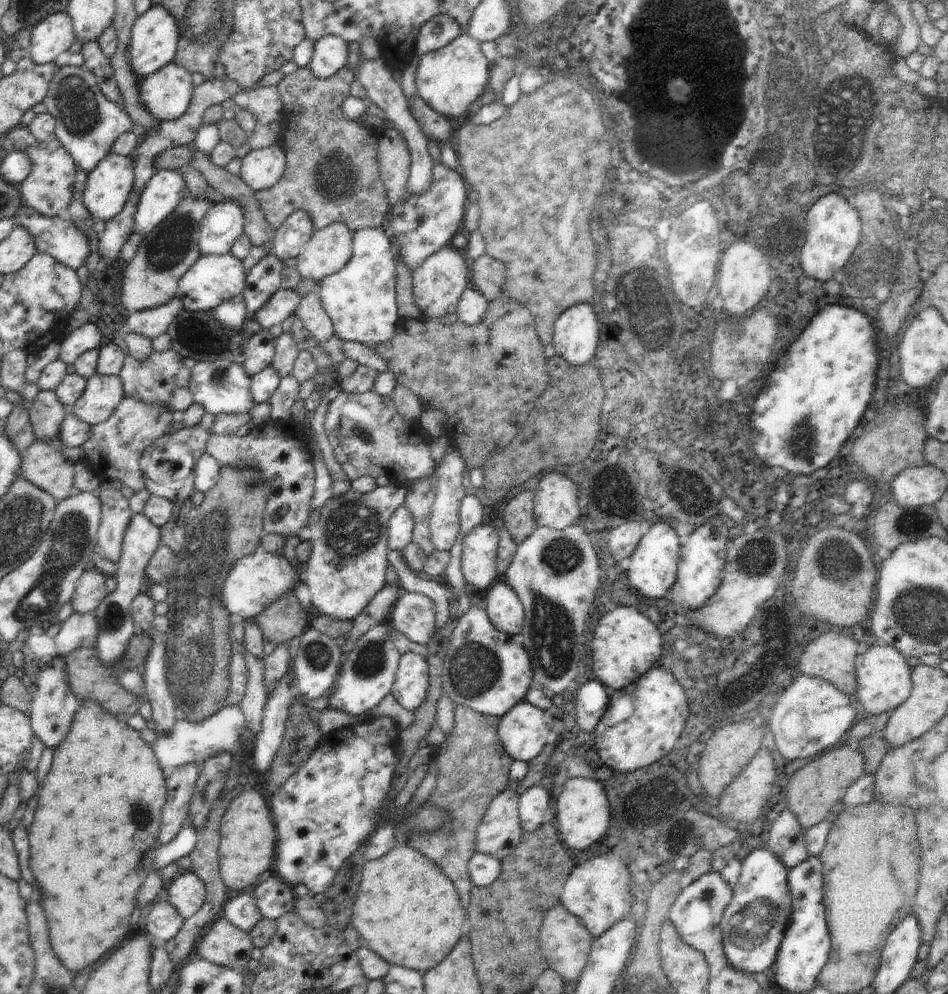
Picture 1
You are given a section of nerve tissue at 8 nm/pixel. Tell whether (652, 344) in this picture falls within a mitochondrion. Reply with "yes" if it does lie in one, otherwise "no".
yes

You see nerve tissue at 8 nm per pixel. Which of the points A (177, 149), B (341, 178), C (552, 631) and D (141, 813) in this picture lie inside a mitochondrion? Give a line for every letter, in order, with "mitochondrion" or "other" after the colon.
A: other
B: mitochondrion
C: mitochondrion
D: mitochondrion

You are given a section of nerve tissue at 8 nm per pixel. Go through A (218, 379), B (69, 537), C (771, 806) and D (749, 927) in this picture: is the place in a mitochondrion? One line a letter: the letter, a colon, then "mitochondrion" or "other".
A: mitochondrion
B: mitochondrion
C: other
D: mitochondrion

